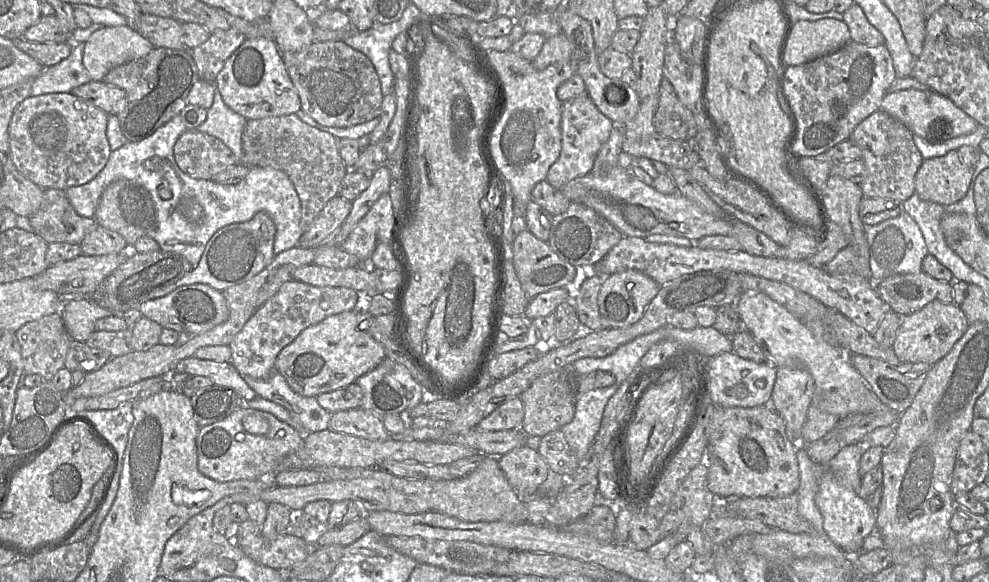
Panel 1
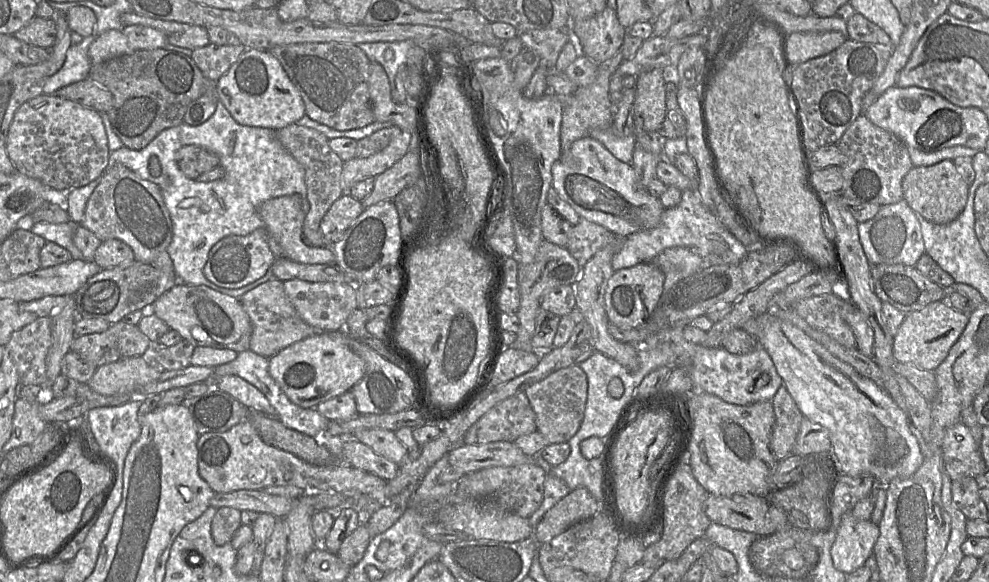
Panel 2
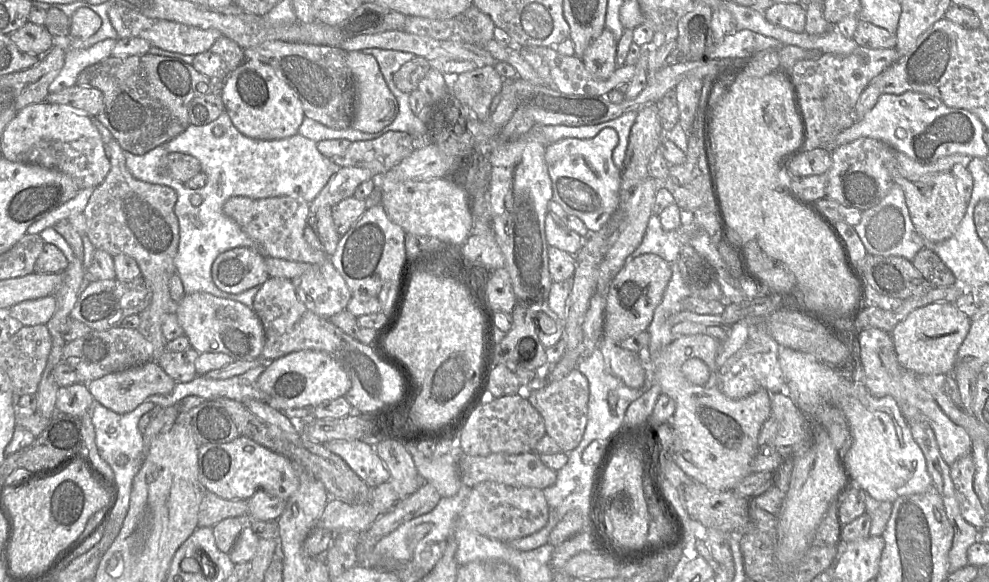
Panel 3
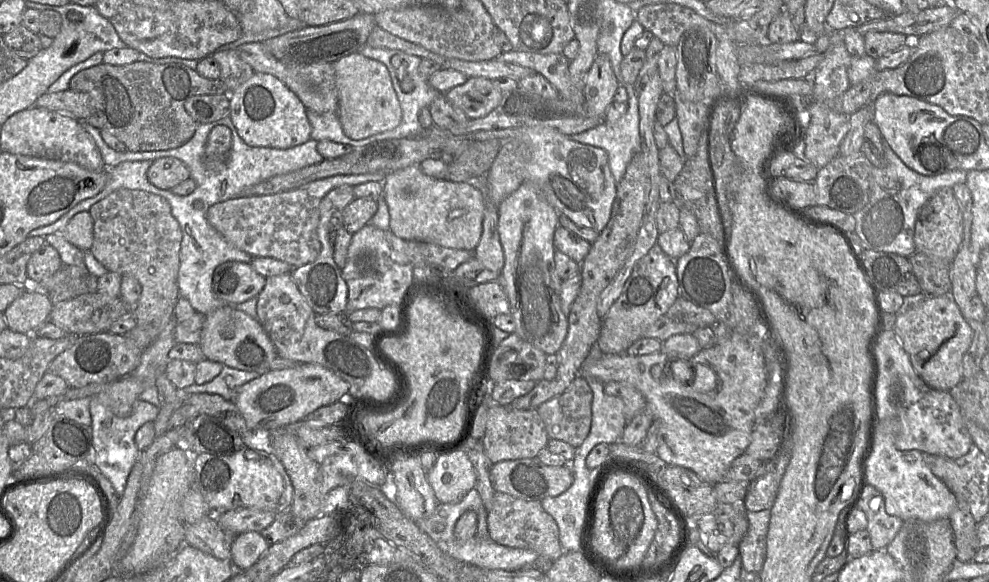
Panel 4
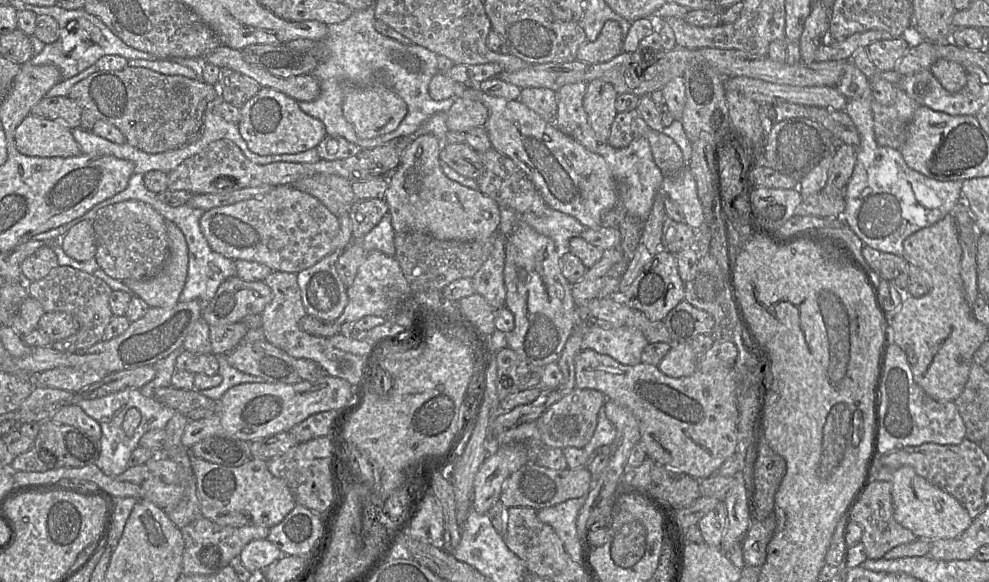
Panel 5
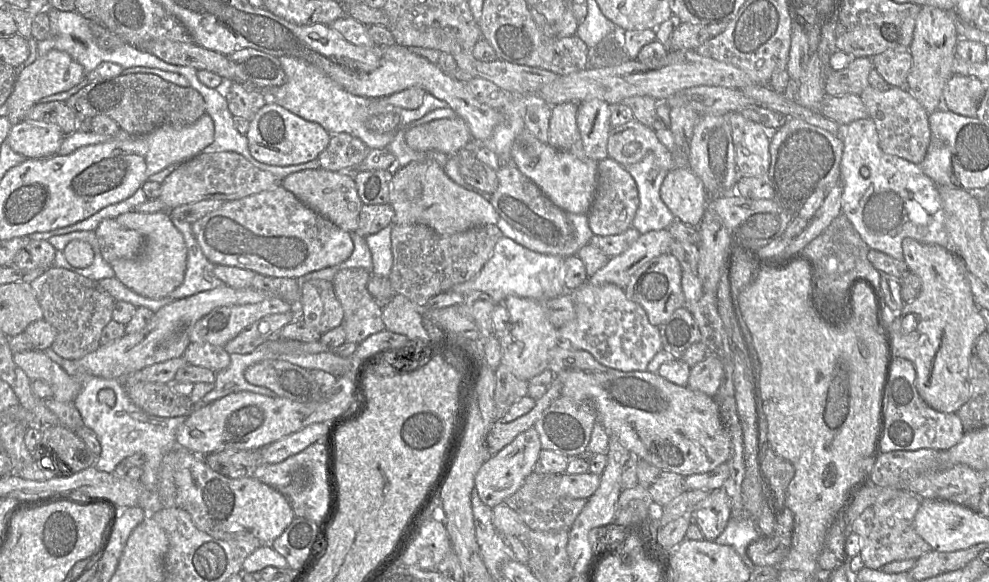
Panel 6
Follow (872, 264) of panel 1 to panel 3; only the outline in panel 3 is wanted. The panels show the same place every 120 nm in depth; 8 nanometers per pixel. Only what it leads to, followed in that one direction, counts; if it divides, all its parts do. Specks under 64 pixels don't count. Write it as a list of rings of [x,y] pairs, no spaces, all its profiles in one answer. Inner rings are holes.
[[[893,183],[885,197],[874,207],[862,211],[860,222],[854,227],[866,251],[871,255],[900,256],[911,261],[927,246],[924,238],[916,232],[902,188]]]

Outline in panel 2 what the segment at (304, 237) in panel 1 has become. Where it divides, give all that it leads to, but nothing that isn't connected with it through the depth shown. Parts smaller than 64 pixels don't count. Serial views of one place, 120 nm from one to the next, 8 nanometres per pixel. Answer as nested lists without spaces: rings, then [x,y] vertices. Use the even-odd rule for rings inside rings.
[[[343,194],[329,208],[320,223],[320,229],[327,246],[339,241],[345,231],[363,212],[361,201],[349,194]]]

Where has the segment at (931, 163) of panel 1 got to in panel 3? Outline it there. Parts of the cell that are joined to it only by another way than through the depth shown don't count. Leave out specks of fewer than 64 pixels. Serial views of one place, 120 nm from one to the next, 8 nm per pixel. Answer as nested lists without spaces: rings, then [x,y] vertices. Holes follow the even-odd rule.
[[[896,158],[887,161],[886,169],[893,183],[902,188],[910,219],[916,232],[924,238],[927,246],[943,242],[955,234],[965,216],[967,203],[951,171],[908,178]]]

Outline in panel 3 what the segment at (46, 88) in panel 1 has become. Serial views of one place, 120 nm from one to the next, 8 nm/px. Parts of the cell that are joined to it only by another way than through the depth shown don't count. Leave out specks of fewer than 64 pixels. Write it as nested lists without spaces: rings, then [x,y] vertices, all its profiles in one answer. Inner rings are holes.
[[[53,36],[52,44],[66,50],[65,64],[58,76],[49,85],[48,91],[56,93],[76,85],[77,76],[85,68],[97,64],[111,56],[117,41],[106,39],[87,49],[71,49],[68,38]]]

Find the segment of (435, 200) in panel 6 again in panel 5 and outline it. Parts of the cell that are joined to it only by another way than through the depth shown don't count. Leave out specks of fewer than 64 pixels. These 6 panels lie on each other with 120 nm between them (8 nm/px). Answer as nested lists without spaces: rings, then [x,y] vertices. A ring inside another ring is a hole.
[[[422,135],[403,152],[397,168],[389,175],[384,200],[395,233],[417,231],[438,240],[477,241],[497,233],[500,207],[479,190],[473,190],[447,178],[440,167],[440,141]]]

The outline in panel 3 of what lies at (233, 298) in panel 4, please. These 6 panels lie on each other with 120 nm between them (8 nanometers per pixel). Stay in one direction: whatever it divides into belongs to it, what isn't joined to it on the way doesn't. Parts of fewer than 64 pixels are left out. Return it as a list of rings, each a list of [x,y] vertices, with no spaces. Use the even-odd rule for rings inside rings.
[[[237,247],[219,254],[211,266],[214,284],[228,293],[241,293],[262,285],[269,274],[265,257],[256,249]]]

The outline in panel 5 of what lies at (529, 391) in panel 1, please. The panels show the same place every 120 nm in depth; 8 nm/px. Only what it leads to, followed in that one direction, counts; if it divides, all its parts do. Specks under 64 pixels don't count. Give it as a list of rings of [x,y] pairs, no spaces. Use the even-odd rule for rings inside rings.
[[[575,387],[546,409],[536,420],[544,446],[560,449],[565,447],[584,448],[593,436],[597,424],[597,414],[604,403],[605,396],[601,392]]]

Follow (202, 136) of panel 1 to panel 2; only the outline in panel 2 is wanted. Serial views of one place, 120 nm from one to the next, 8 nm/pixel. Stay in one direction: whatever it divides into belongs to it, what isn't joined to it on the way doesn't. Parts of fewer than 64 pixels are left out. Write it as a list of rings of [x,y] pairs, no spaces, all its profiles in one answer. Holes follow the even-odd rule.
[[[196,145],[181,146],[175,159],[181,172],[191,180],[220,165],[217,154]]]

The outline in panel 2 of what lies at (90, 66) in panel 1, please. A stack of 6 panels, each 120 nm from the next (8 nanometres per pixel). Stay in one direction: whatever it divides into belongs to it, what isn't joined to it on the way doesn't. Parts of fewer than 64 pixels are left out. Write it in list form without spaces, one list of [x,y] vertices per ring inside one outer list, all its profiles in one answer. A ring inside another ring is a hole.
[[[108,30],[95,38],[88,55],[92,65],[96,65],[133,52],[133,47],[122,31]]]

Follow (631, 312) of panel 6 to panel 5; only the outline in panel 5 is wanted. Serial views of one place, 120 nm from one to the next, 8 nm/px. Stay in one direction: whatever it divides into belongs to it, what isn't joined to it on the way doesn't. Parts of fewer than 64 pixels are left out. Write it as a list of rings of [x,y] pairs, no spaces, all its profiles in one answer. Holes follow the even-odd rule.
[[[589,327],[582,338],[581,350],[591,349],[605,354],[621,364],[637,365],[643,349],[649,344],[644,334],[635,327],[603,329]]]

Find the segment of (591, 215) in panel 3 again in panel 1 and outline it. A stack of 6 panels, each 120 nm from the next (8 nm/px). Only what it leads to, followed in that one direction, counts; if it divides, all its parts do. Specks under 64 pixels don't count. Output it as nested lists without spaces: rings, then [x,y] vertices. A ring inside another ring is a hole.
[[[619,165],[607,174],[590,172],[578,177],[561,187],[560,191],[570,202],[594,209],[623,236],[646,238],[654,234],[667,234],[693,242],[705,236],[732,236],[732,223],[729,219],[717,218],[705,212],[677,190],[668,195],[659,193],[653,186],[639,180],[630,168]]]

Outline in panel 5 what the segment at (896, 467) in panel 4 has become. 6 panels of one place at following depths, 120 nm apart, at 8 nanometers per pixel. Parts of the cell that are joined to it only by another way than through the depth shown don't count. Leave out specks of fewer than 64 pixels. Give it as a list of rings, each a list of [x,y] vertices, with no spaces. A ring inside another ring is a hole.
[[[875,464],[873,480],[891,482],[894,519],[912,531],[917,538],[931,541],[955,538],[972,523],[973,519],[957,499],[919,476],[911,466],[906,465],[893,470]]]

